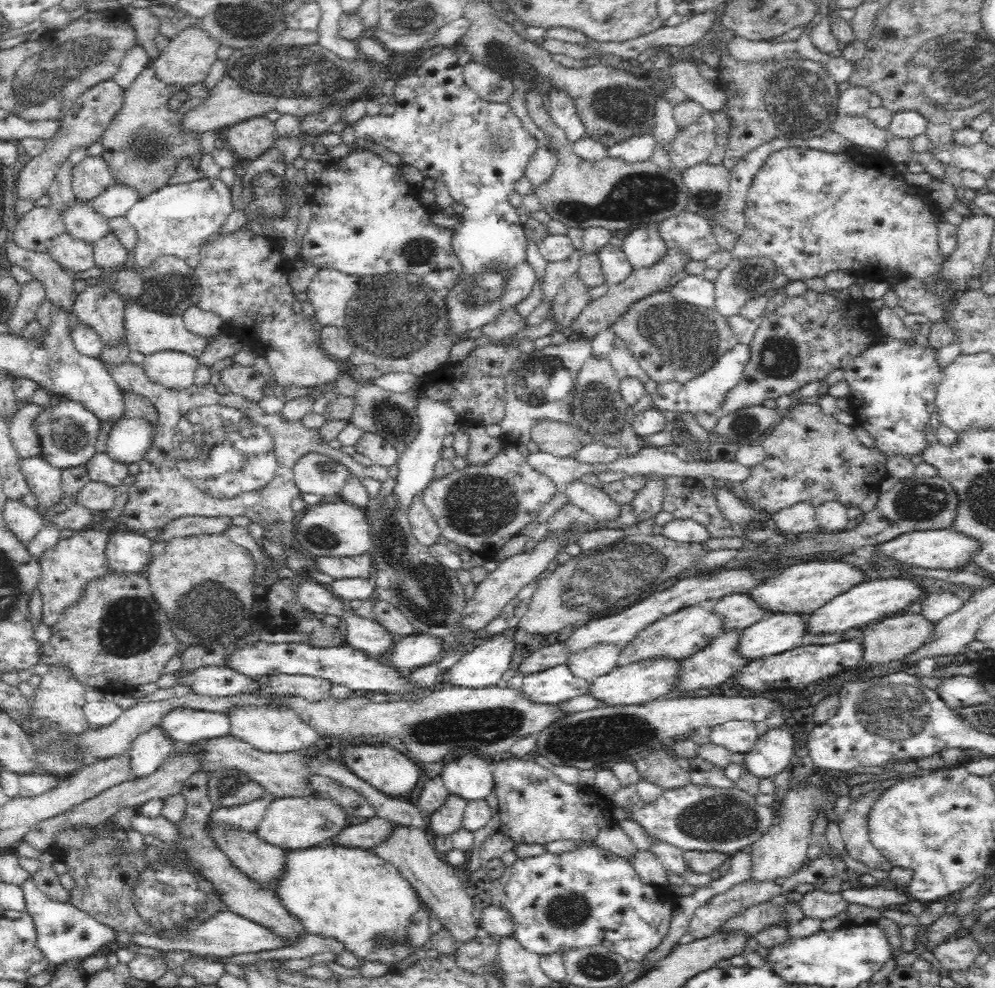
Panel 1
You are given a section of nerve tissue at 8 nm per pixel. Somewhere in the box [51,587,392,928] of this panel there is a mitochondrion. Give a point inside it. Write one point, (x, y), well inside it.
(130, 626)

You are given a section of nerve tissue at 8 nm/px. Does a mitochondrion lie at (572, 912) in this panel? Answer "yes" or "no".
yes

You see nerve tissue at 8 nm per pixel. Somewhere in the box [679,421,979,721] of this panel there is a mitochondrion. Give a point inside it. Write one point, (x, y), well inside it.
(917, 501)

